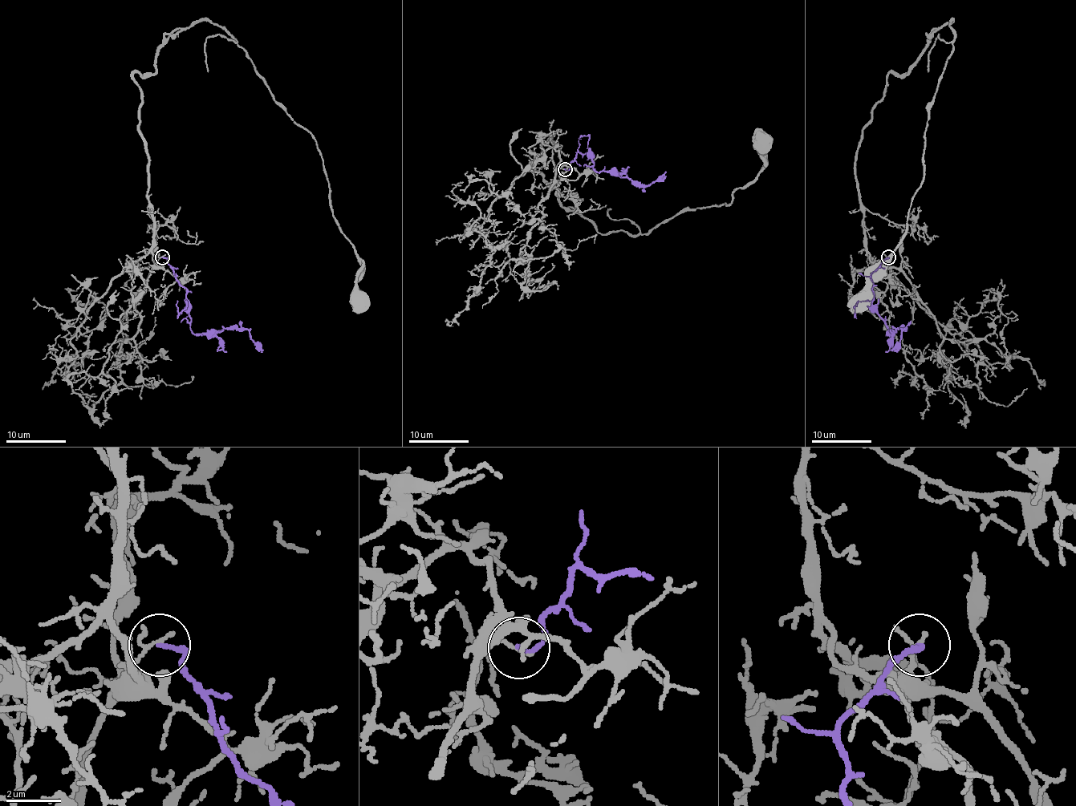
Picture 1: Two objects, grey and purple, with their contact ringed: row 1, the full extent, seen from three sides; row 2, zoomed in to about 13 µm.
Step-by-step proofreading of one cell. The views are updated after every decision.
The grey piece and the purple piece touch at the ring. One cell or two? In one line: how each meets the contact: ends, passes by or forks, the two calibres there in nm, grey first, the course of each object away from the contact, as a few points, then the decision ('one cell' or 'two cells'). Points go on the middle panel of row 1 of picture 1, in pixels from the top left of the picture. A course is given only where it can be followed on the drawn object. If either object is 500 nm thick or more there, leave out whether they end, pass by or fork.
grey passes by; purple ends; calibres 110 and 150 nm; course grey (566, 170), (550, 137), (535, 168), (564, 207), (598, 232), (647, 233), (729, 204), (765, 168), (759, 141); course purple (566, 170), (570, 167), (578, 151), (590, 153), (594, 168), (598, 172), (611, 171), (649, 184), (665, 177); two cells

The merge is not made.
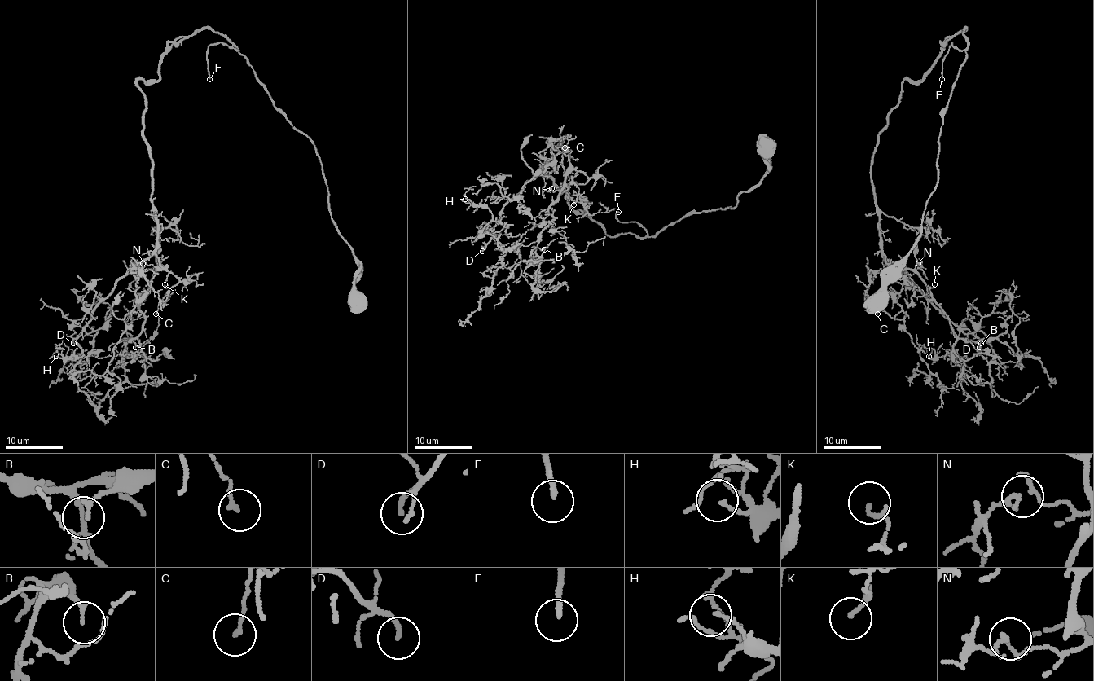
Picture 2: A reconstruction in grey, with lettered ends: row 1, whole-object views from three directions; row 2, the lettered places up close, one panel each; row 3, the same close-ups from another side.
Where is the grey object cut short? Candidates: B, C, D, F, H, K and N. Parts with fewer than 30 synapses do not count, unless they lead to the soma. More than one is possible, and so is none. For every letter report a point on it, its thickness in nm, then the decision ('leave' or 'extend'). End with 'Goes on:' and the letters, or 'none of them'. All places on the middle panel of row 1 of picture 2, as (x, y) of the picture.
B: (544, 249) | 140 nm | leave
C: (564, 147) | 140 nm | leave
D: (482, 251) | 150 nm | extend
F: (618, 212) | 170 nm | extend
H: (465, 199) | 120 nm | leave
K: (573, 204) | 90 nm | leave
N: (551, 188) | 110 nm | leave
Goes on: D, F

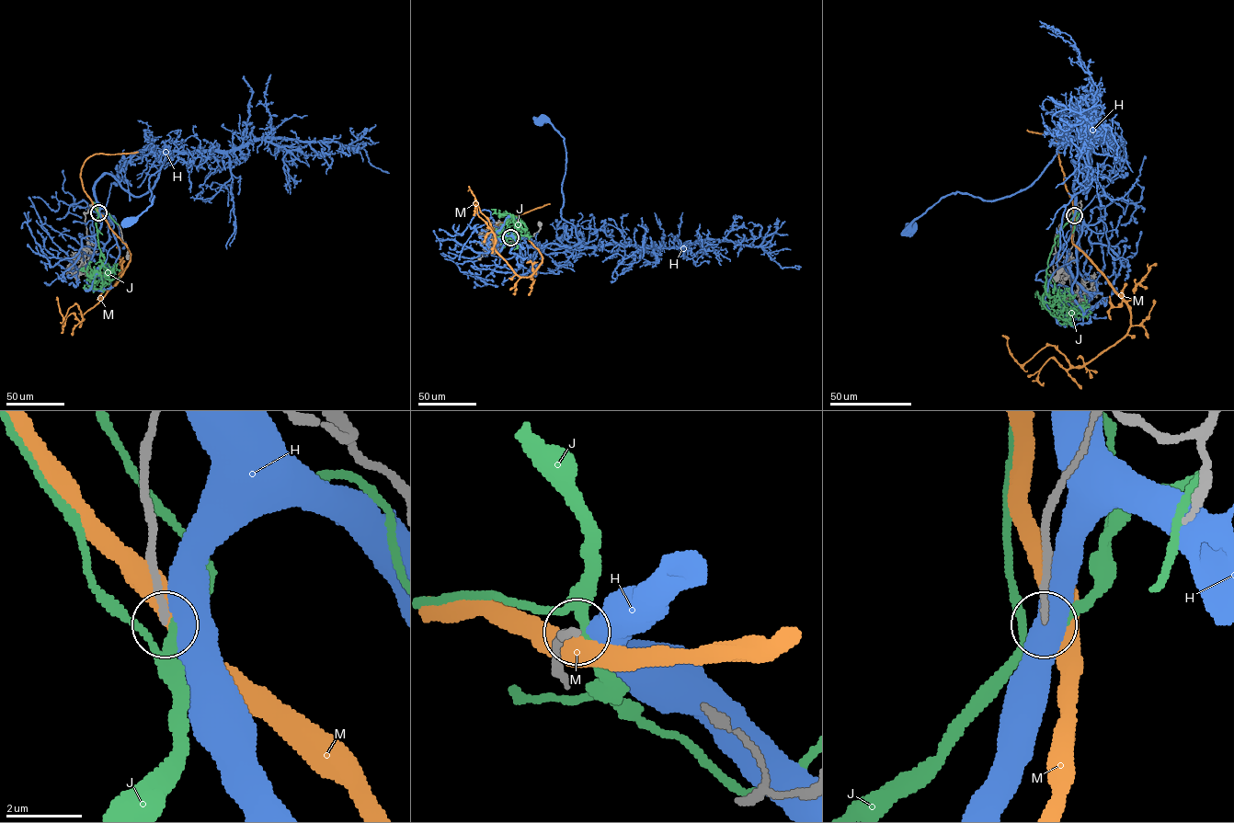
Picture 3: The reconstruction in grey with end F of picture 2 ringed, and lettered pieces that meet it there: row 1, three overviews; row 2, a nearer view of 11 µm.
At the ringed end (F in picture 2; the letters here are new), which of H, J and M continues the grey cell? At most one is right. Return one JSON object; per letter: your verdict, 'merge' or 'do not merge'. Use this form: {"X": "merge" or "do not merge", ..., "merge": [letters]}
{"H": "do not merge", "J": "do not merge", "M": "do not merge", "merge": []}

